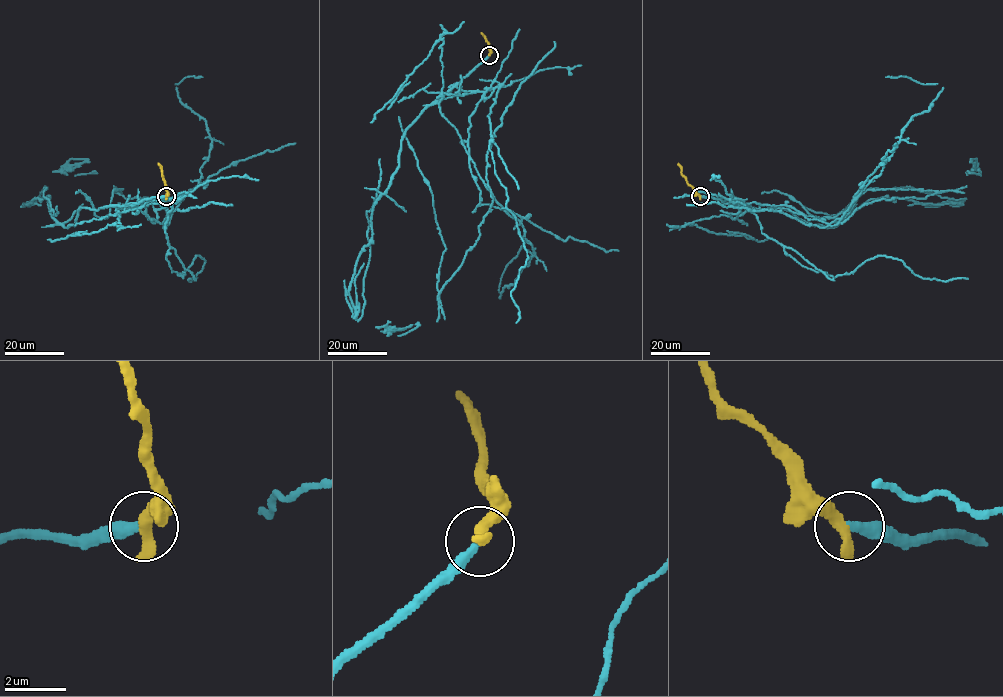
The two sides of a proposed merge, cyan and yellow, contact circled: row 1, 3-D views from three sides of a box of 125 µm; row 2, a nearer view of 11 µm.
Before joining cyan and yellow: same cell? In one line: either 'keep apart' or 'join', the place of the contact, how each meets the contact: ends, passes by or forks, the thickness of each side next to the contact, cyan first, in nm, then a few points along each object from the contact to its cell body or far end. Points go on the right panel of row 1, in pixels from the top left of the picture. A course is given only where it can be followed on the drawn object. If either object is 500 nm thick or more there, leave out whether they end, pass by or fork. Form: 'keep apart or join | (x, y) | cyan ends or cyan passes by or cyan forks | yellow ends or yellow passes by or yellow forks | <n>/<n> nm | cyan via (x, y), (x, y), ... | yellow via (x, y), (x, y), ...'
keep apart | (700, 196) | 320/500 nm | cyan via (700, 196), (738, 213), (788, 208), (842, 223), (871, 202), (938, 192), (866, 190), (828, 218), (761, 193) | yellow via (700, 196), (688, 183), (678, 163)

